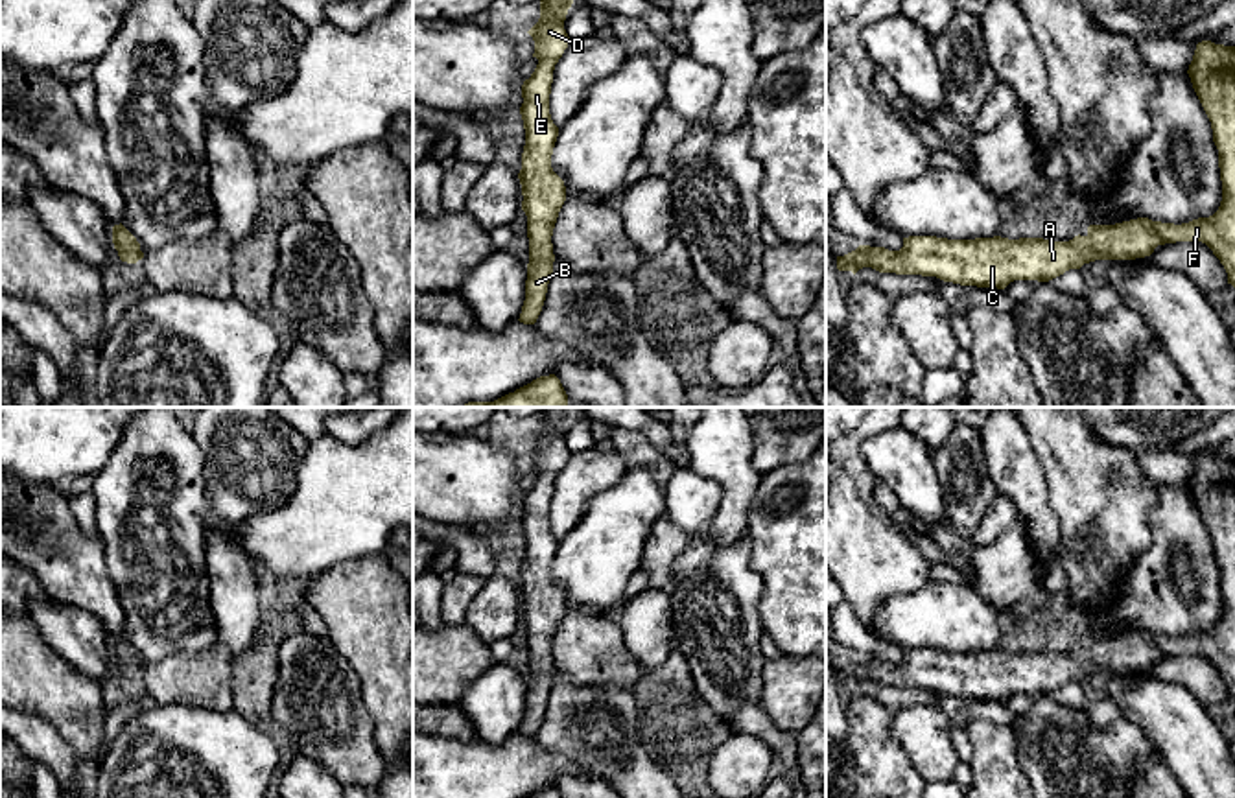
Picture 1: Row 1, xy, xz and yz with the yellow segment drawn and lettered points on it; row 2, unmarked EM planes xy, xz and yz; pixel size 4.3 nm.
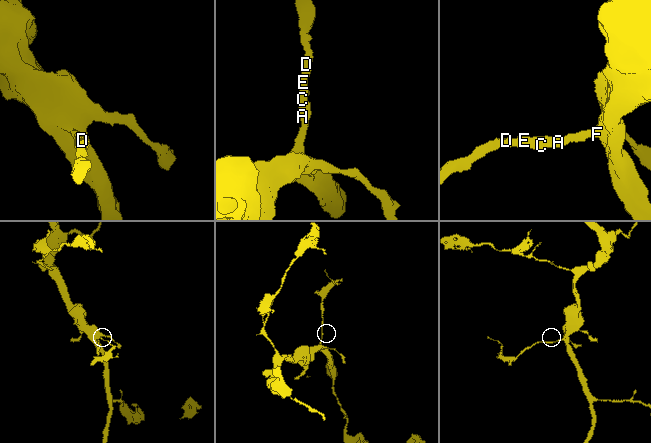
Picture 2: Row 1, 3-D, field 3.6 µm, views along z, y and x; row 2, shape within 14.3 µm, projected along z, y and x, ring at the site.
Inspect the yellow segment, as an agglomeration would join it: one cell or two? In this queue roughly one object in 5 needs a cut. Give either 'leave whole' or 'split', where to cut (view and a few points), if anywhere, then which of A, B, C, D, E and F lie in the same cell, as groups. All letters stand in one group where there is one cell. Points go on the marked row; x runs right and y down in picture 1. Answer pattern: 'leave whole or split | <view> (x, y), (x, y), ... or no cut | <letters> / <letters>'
leave whole | no cut | A B C D E F

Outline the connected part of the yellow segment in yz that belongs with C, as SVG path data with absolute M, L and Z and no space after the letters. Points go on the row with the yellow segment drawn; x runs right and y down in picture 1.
M1198 42L1187 74L1218 149L1222 201L1213 216L1182 225L1148 217L1089 225L1086 236L1078 234L1069 241L909 236L900 251L859 245L837 256L837 269L855 275L872 267L879 273L936 276L960 286L1005 289L1014 280L1049 282L1095 260L1135 260L1150 256L1158 245L1202 241L1220 260L1228 284L1235 288L1235 46Z

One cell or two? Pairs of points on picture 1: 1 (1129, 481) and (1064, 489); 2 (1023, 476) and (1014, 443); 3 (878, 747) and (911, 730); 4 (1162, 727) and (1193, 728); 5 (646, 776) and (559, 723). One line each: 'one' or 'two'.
1: one
2: one
3: two
4: one
5: one

